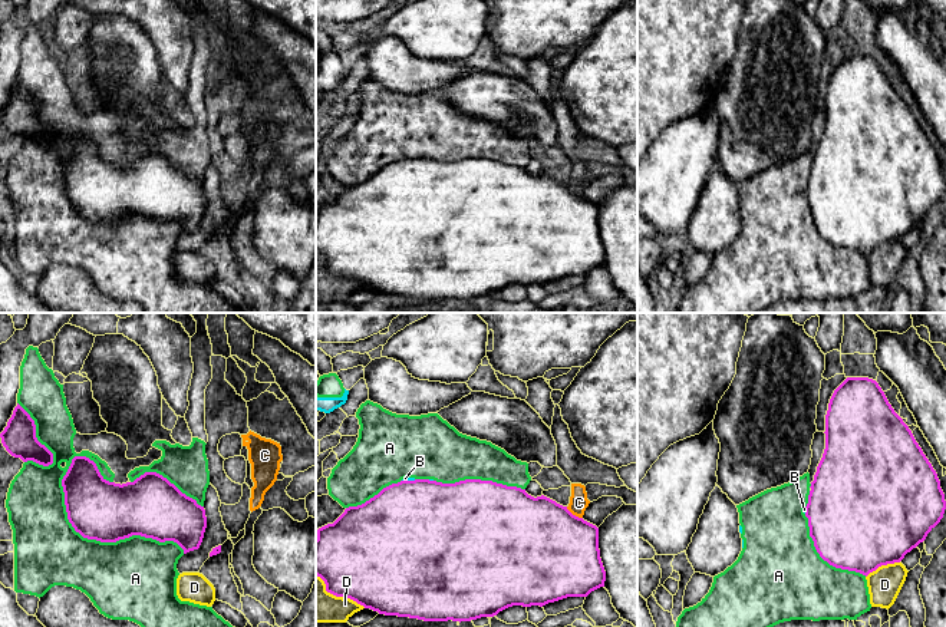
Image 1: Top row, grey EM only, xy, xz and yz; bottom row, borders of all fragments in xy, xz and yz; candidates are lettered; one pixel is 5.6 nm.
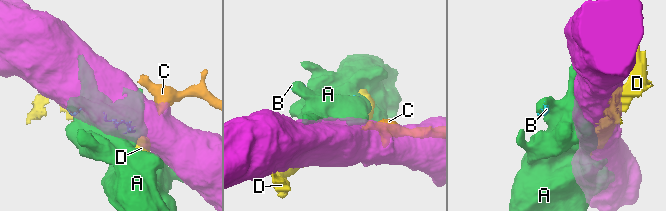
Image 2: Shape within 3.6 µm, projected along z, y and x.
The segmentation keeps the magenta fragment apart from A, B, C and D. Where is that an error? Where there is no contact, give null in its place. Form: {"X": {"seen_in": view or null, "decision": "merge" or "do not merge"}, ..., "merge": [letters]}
{"A": {"seen_in": "xy", "decision": "do not merge"}, "B": {"seen_in": "xz", "decision": "do not merge"}, "C": {"seen_in": "xz", "decision": "do not merge"}, "D": {"seen_in": "yz", "decision": "do not merge"}, "merge": []}

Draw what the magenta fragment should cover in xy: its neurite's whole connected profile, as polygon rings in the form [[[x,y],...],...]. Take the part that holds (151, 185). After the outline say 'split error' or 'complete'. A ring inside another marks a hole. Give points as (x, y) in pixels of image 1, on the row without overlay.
[[[75,135],[62,158],[67,198],[83,217],[116,221],[132,214],[159,221],[174,220],[184,232],[198,228],[207,207],[204,185],[182,172],[174,162],[156,151],[145,151],[134,161],[106,159],[96,142],[86,135]]] | complete

